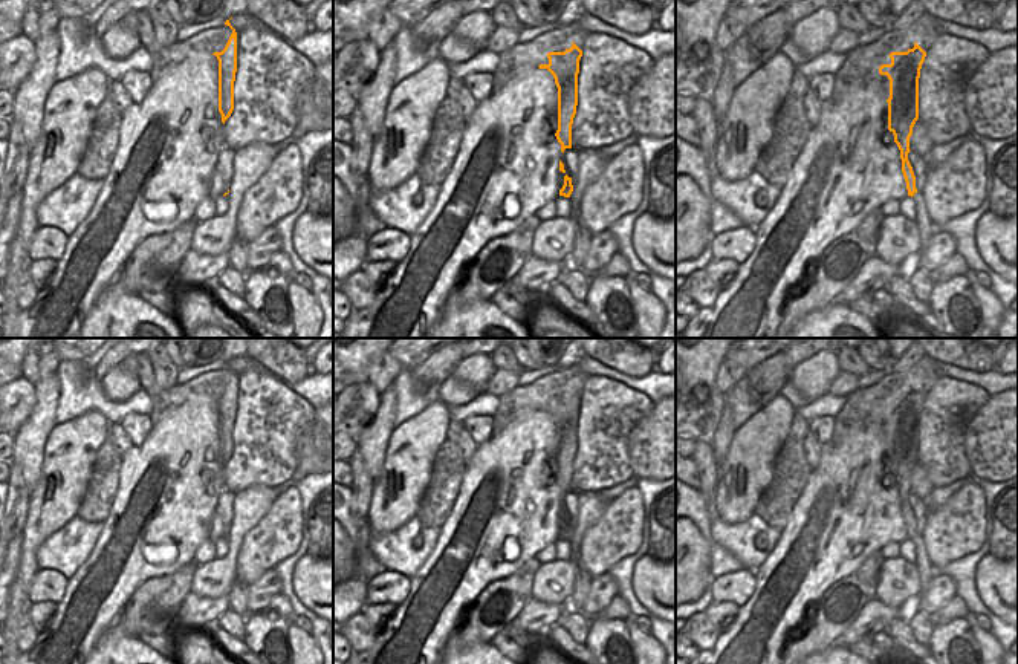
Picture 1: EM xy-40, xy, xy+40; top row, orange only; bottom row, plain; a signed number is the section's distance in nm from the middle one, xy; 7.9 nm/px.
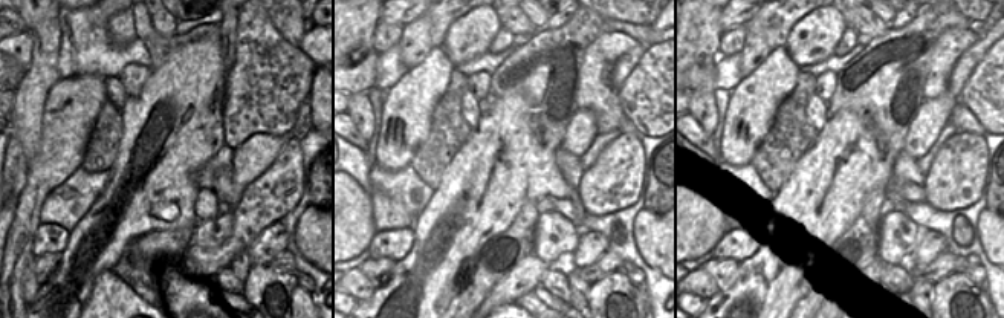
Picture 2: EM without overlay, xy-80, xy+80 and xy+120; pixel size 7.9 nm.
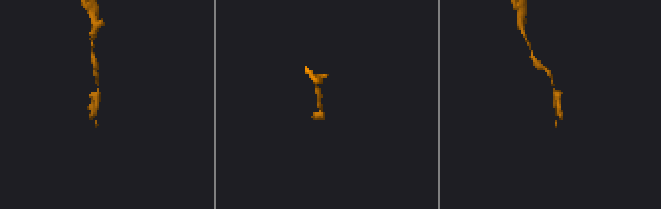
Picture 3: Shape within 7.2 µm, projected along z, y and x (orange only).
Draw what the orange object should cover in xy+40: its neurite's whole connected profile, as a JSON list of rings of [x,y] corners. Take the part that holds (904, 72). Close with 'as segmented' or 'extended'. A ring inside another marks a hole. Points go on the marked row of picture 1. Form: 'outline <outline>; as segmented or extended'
outline [[[914,43],[914,47],[906,52],[891,52],[891,63],[879,67],[879,73],[887,75],[890,80],[890,98],[887,99],[888,130],[894,135],[894,142],[900,150],[908,196],[914,200],[920,251],[928,246],[932,234],[937,231],[928,216],[922,191],[916,188],[916,176],[908,161],[908,153],[911,151],[909,138],[919,119],[919,78],[925,57],[926,52]]]; extended

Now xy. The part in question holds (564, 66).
outline [[[572,43],[564,52],[549,52],[547,64],[540,64],[540,69],[547,69],[558,87],[558,130],[555,133],[561,144],[561,151],[572,148],[572,124],[578,106],[578,73],[582,50]]]; as segmented

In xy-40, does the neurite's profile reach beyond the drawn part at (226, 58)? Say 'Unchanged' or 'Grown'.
Unchanged

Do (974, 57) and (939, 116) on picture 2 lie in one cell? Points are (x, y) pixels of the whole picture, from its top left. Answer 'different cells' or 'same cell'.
same cell

